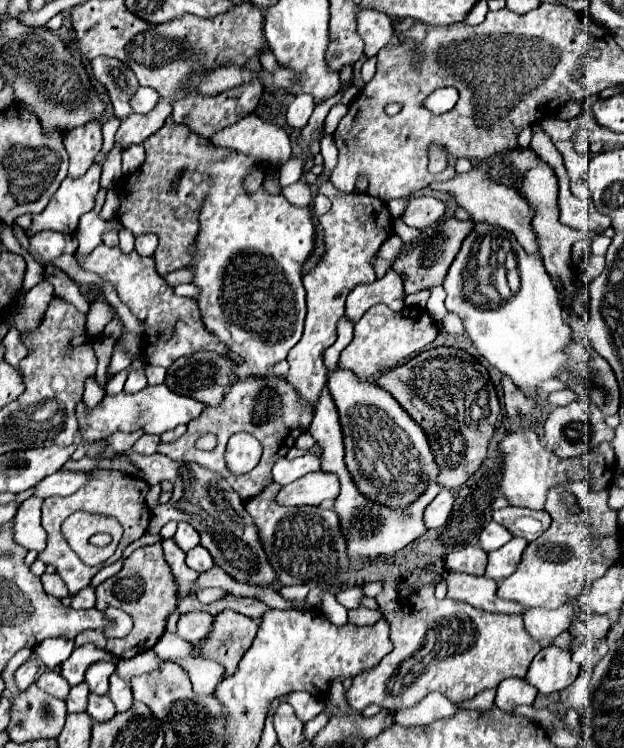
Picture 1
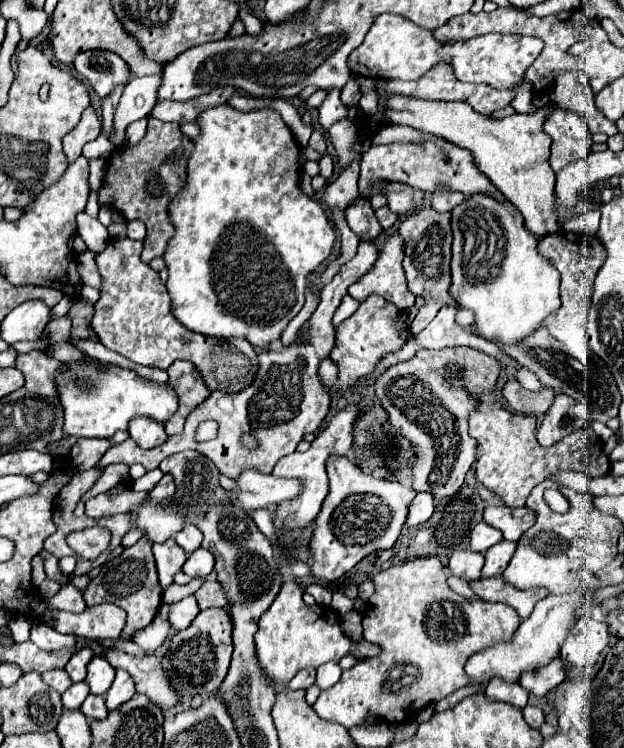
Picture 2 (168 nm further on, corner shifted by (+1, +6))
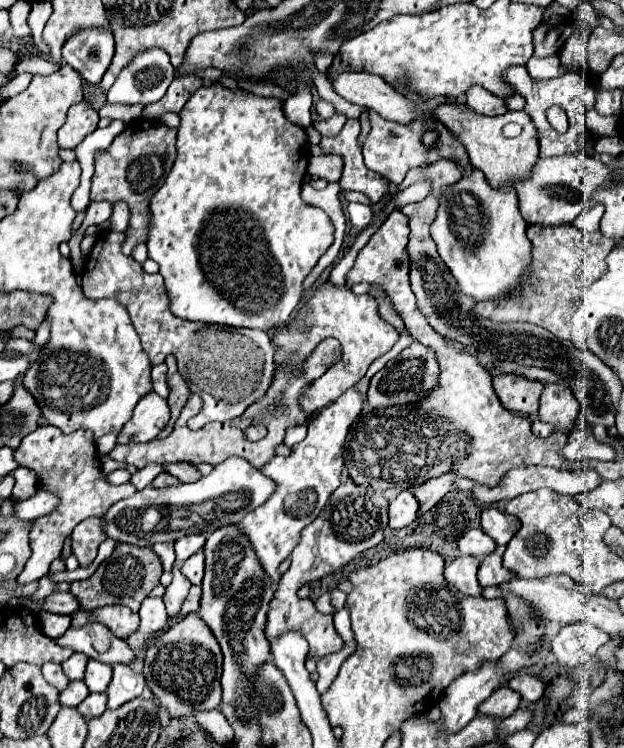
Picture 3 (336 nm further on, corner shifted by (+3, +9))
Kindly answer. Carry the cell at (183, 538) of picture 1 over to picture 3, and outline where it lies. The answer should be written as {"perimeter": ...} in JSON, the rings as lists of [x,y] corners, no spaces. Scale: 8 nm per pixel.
{"perimeter":[[[187,535],[183,539],[175,541],[175,553],[177,553],[177,563],[183,563],[189,559],[193,553],[197,553],[205,543],[205,535]]]}

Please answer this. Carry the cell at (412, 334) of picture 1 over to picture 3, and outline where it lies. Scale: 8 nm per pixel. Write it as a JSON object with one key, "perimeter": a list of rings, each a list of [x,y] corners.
{"perimeter":[[[329,281],[315,289],[311,299],[305,303],[305,309],[309,309],[305,315],[305,331],[291,333],[287,327],[275,331],[273,337],[273,343],[277,345],[275,361],[277,363],[289,361],[291,353],[297,353],[297,361],[301,361],[311,354],[319,339],[325,337],[335,337],[341,343],[341,359],[333,367],[329,367],[325,375],[321,375],[315,383],[311,383],[311,387],[307,387],[309,391],[305,391],[305,395],[301,397],[301,407],[309,413],[317,413],[319,409],[339,399],[349,387],[353,387],[367,373],[369,365],[397,343],[399,333],[393,325],[389,325],[379,317],[379,305],[375,297],[355,295],[351,293],[351,289],[335,287]]]}

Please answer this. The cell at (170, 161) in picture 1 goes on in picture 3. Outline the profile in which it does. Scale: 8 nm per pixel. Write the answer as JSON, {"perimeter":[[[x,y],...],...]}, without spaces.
{"perimeter":[[[137,119],[127,125],[127,129],[117,135],[103,151],[103,155],[97,155],[95,159],[95,175],[91,181],[91,201],[125,201],[131,209],[131,223],[127,229],[127,241],[123,243],[123,253],[131,255],[133,249],[139,243],[147,243],[149,235],[149,223],[151,223],[151,209],[149,201],[157,193],[157,189],[167,179],[173,161],[177,157],[175,149],[175,137],[177,129],[167,127],[161,121],[155,119]]]}

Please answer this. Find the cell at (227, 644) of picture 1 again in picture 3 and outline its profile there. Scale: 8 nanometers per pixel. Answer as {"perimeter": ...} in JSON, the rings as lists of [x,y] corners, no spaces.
{"perimeter":[[[189,613],[179,623],[169,627],[161,637],[157,637],[155,645],[147,649],[143,675],[151,693],[165,709],[169,709],[171,717],[183,717],[193,715],[195,711],[219,707],[221,671],[223,653],[213,631],[197,613]]]}

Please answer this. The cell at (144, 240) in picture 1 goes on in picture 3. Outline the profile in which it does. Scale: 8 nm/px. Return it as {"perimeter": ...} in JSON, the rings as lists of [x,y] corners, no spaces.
{"perimeter":[[[115,203],[113,205],[113,215],[111,215],[111,231],[121,231],[125,233],[129,227],[129,207],[127,203]]]}

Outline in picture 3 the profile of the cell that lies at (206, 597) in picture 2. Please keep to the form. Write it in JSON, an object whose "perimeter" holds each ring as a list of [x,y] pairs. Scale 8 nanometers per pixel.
{"perimeter":[[[193,585],[189,595],[187,595],[187,603],[183,603],[183,615],[187,613],[193,613],[193,611],[199,611],[199,601],[201,601],[201,587],[199,585]]]}

